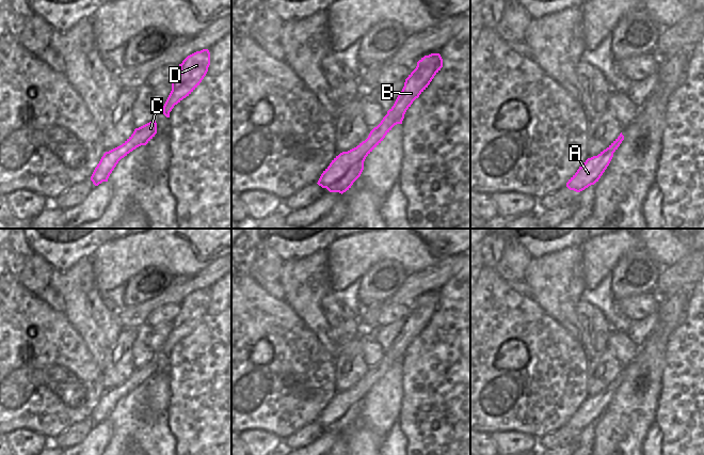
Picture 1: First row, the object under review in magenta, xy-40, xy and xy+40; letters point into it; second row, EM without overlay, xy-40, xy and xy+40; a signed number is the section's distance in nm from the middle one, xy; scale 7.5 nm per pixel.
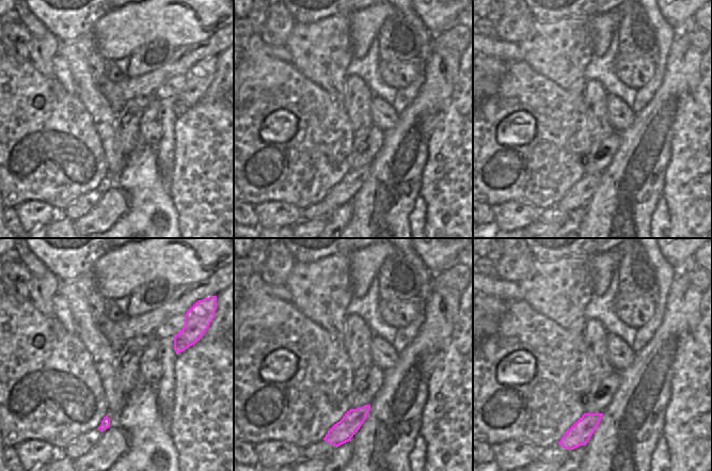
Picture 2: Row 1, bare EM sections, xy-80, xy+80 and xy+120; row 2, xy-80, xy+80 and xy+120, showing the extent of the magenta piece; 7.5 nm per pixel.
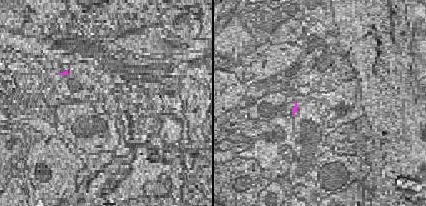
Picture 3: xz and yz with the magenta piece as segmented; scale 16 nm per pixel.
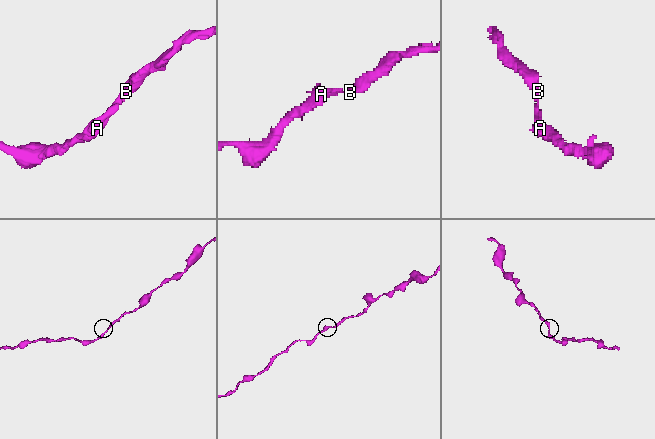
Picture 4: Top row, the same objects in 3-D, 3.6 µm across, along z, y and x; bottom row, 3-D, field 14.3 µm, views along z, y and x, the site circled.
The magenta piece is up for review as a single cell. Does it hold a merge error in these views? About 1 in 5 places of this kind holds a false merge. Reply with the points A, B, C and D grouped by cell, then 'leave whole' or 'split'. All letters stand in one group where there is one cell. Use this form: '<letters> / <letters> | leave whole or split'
A B C D | leave whole

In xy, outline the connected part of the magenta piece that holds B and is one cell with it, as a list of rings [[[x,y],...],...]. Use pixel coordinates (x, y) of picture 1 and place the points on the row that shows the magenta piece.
[[[439,53],[421,58],[416,68],[405,79],[402,91],[381,123],[356,147],[336,156],[323,171],[317,184],[330,192],[342,194],[349,190],[361,176],[366,157],[383,141],[395,125],[402,124],[406,110],[428,88],[442,67],[443,59]]]

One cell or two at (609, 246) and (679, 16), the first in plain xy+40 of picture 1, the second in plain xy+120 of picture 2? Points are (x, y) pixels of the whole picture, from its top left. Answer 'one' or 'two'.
one

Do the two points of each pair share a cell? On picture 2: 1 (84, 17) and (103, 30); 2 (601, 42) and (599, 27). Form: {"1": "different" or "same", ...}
{"1": "different", "2": "same"}

